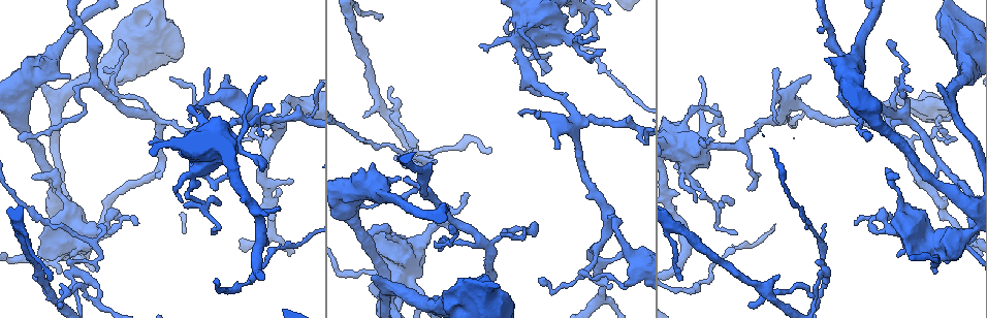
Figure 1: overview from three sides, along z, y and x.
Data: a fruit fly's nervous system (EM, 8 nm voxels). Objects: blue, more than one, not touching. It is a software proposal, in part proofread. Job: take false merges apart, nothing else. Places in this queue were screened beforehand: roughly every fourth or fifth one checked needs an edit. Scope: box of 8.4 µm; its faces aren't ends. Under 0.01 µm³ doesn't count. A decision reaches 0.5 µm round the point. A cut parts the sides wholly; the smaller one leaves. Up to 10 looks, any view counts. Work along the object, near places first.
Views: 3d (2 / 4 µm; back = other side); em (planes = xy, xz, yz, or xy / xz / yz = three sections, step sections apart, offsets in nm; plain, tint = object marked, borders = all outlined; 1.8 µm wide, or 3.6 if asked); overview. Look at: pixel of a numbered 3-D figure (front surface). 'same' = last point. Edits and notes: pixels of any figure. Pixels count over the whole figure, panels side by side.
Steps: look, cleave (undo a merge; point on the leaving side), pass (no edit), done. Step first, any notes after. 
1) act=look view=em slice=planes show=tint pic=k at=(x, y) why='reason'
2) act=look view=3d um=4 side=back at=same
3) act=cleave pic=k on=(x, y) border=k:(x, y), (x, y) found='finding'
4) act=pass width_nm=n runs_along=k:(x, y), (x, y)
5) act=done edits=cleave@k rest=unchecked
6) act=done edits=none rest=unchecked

act=look view=3d um=2 pic=1 at=(110, 86) why='abrupt turn'

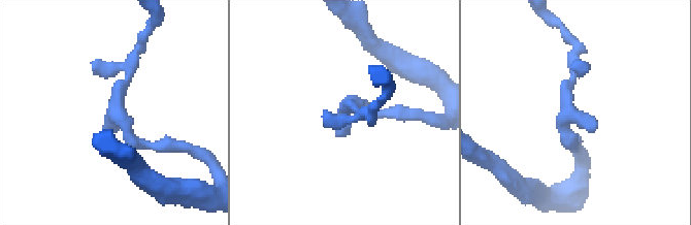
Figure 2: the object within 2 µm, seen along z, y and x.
act=look view=em slice=xz step=4 show=tint pic=2 at=(345, 105) why='shape alone is not enough'

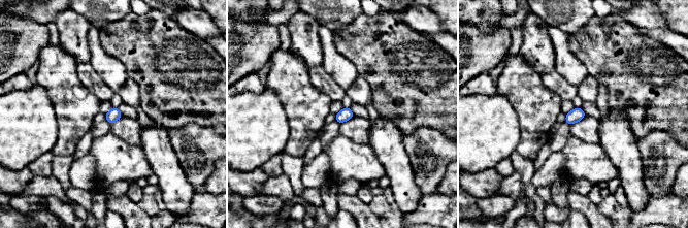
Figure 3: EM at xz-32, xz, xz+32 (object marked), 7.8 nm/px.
act=look view=em slice=yz step=16 show=tint at=same

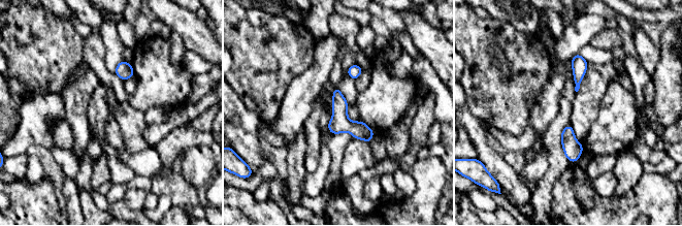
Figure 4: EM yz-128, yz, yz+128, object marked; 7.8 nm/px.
act=pass runs_along=4:(336, 91), (339, 116), (369, 136) found='all the same neuron'

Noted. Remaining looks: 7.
act=look view=em slice=planes show=tint pic=1 at=(141, 37) why='sudden change in width'

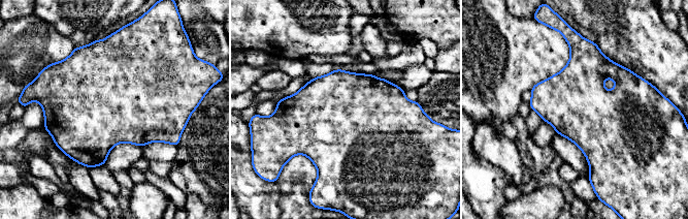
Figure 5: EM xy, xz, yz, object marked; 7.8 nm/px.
act=pass found='one neuron here'

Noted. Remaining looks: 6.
act=look view=3d um=4 pic=1 at=(347, 207) why='sudden change in width'

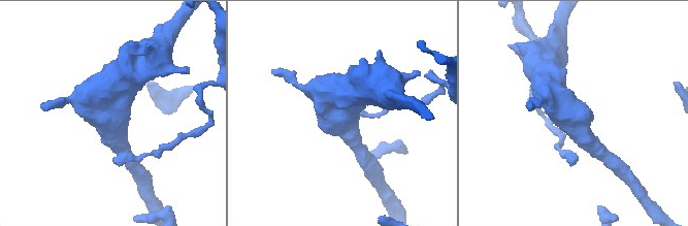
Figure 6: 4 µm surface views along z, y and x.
act=look view=em slice=yz step=16 show=tint pic=6 at=(343, 119)

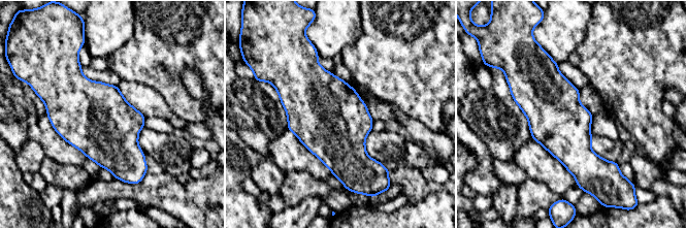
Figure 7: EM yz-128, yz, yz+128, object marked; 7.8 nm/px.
act=look view=em slice=xy step=16 show=borders at=same

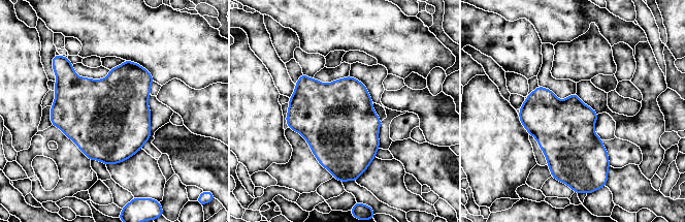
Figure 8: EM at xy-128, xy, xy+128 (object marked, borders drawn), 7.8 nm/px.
act=pass found='one neuron here'

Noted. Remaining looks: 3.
act=look view=em slice=xy step=8 show=tint pic=1 at=(787, 118) why='sharp bend'

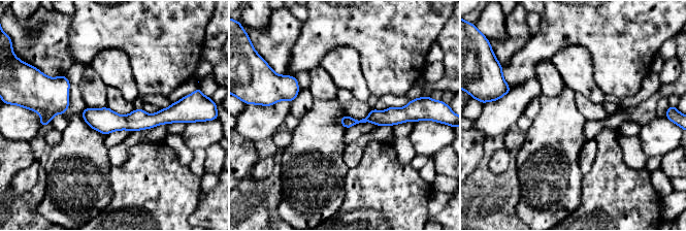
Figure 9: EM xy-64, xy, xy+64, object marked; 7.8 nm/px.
act=look view=em slice=planes show=tint at=same why='another direction'

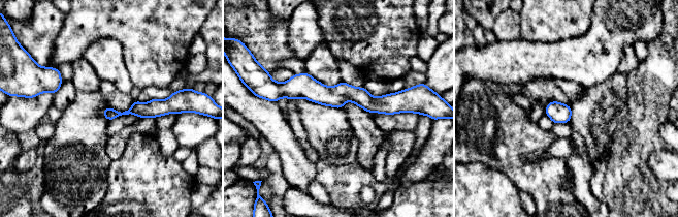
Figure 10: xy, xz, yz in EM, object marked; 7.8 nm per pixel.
act=pass width_nm=90 runs_along=10:(278, 96), (313, 90), (400, 102) found='all the same neuron'

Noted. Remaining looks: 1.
act=done edits=none rest=unchecked

